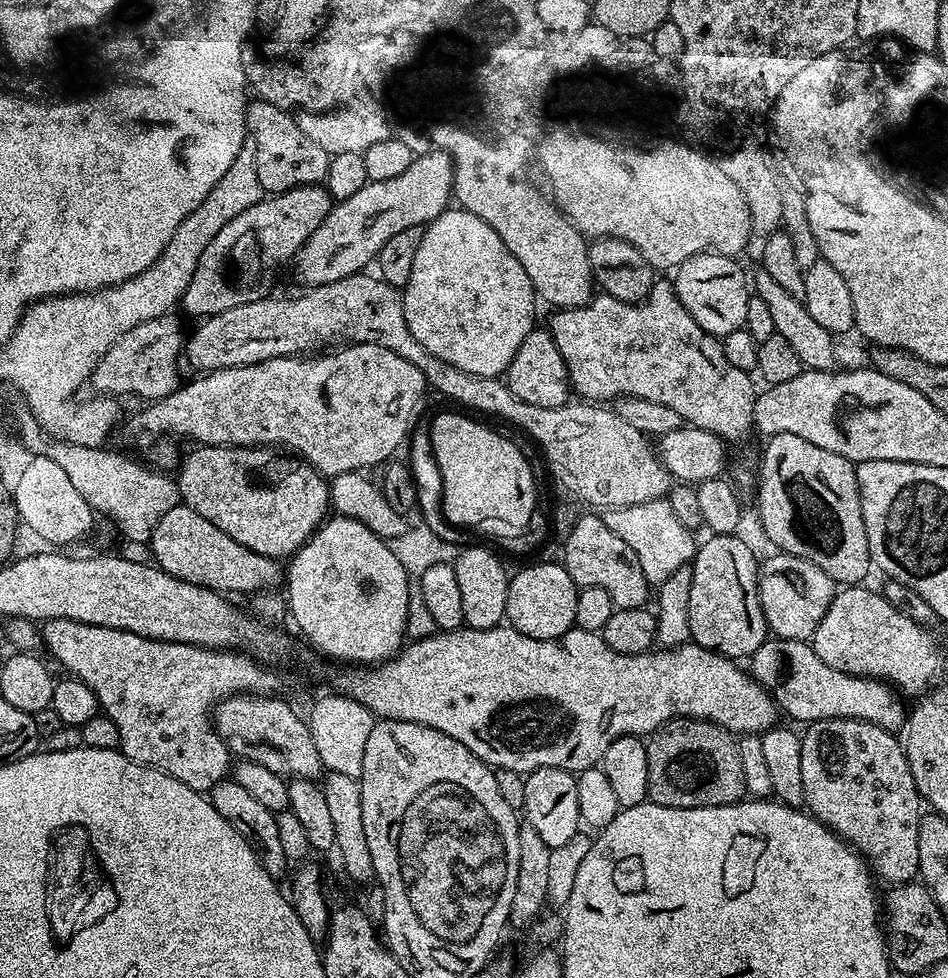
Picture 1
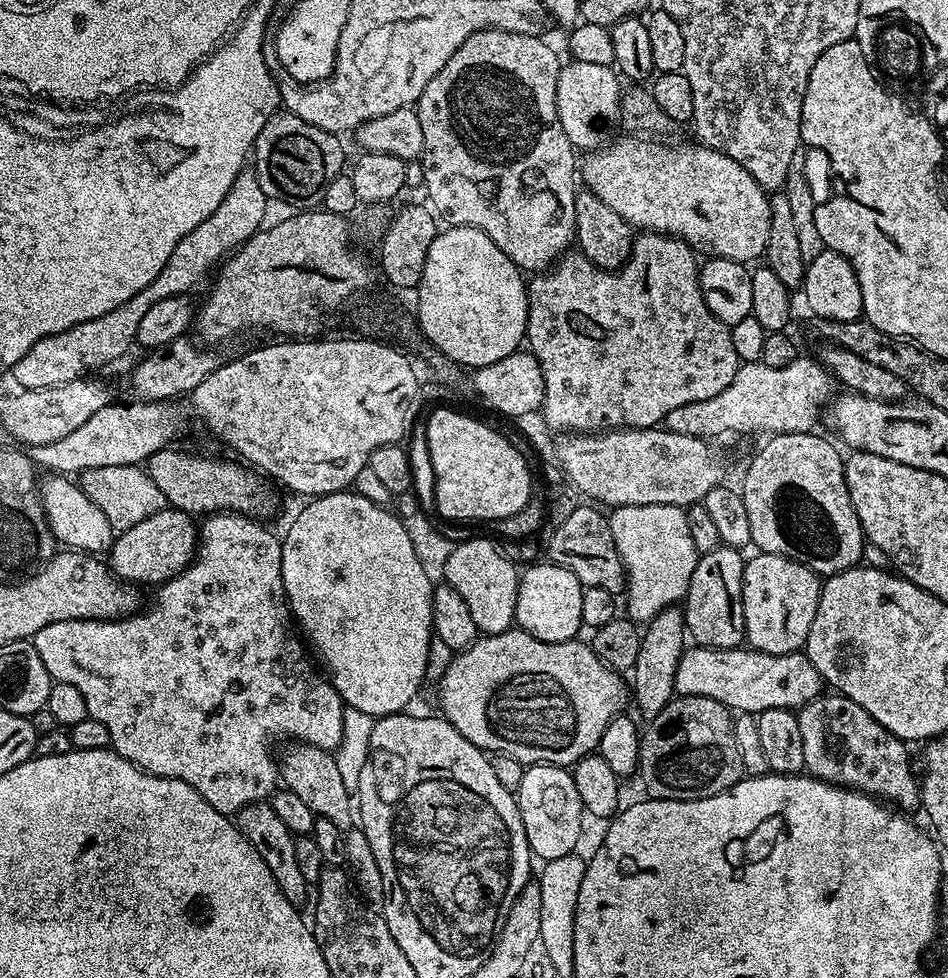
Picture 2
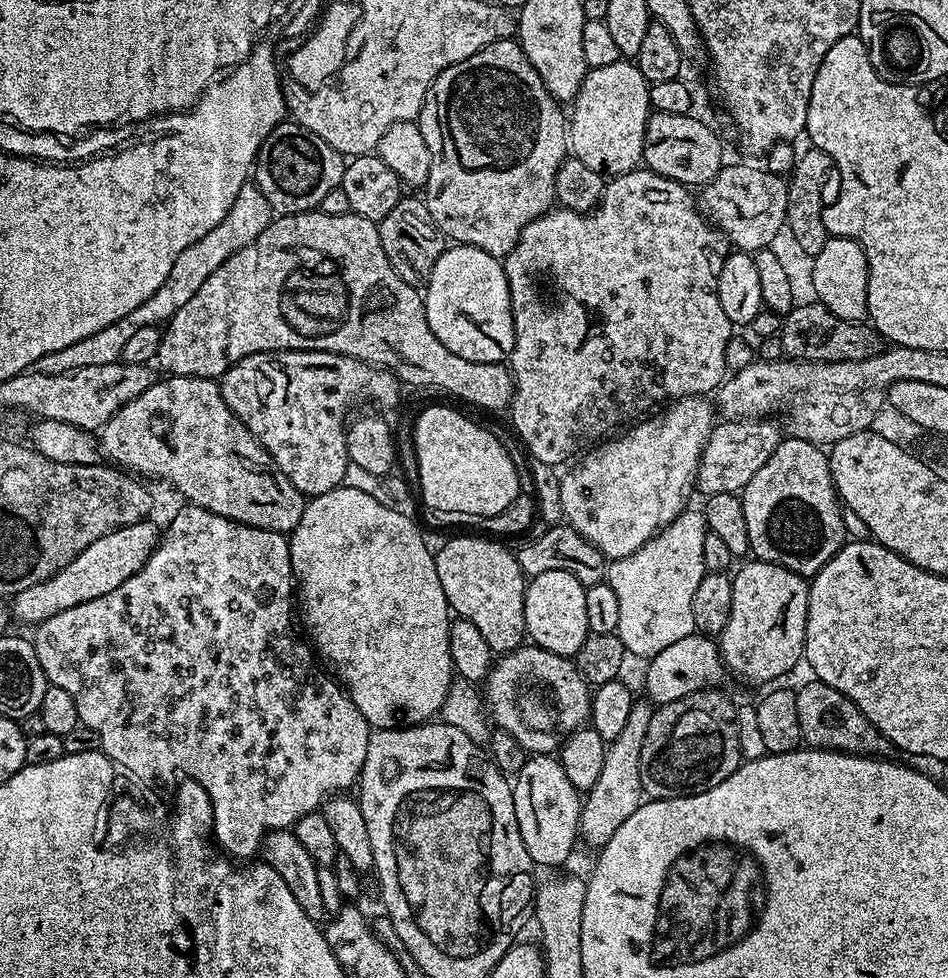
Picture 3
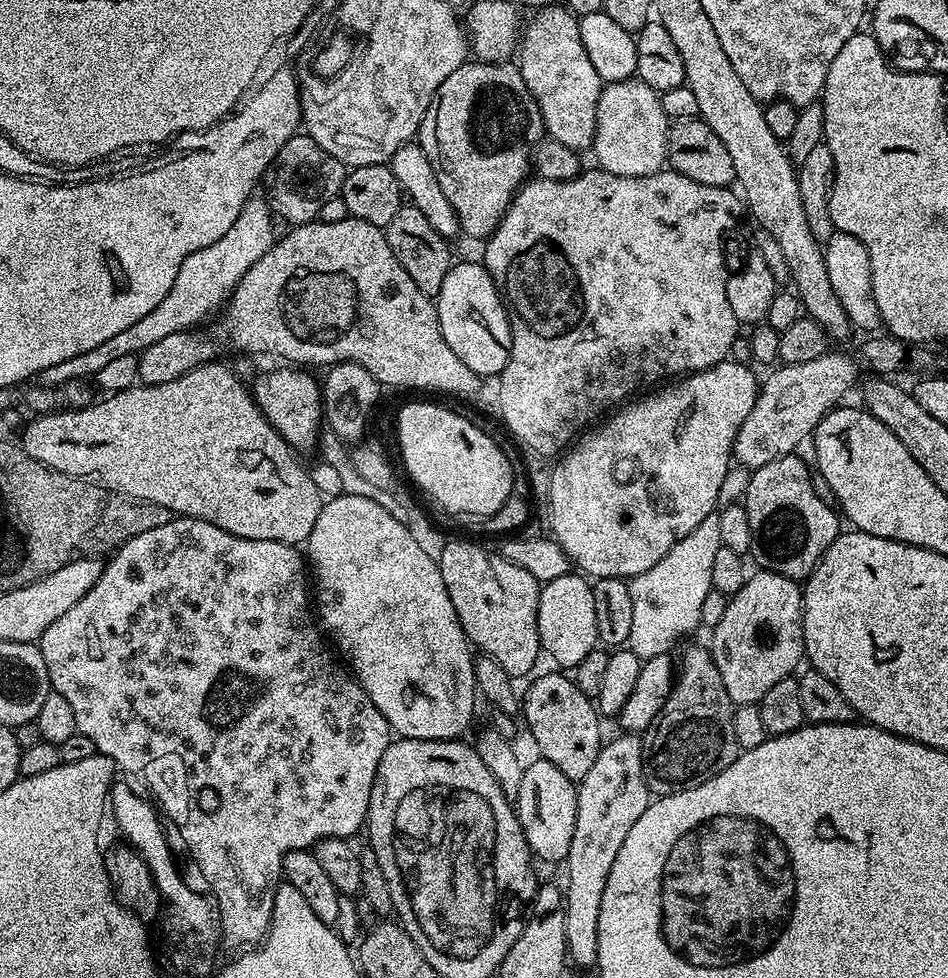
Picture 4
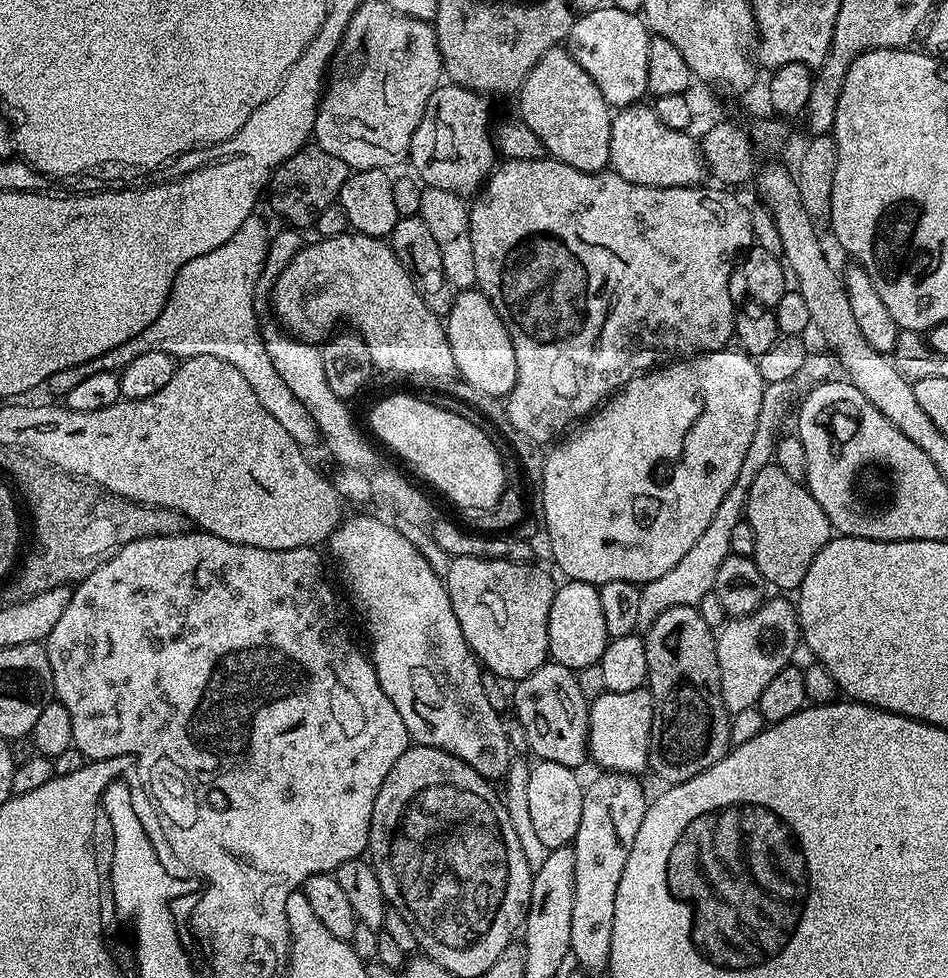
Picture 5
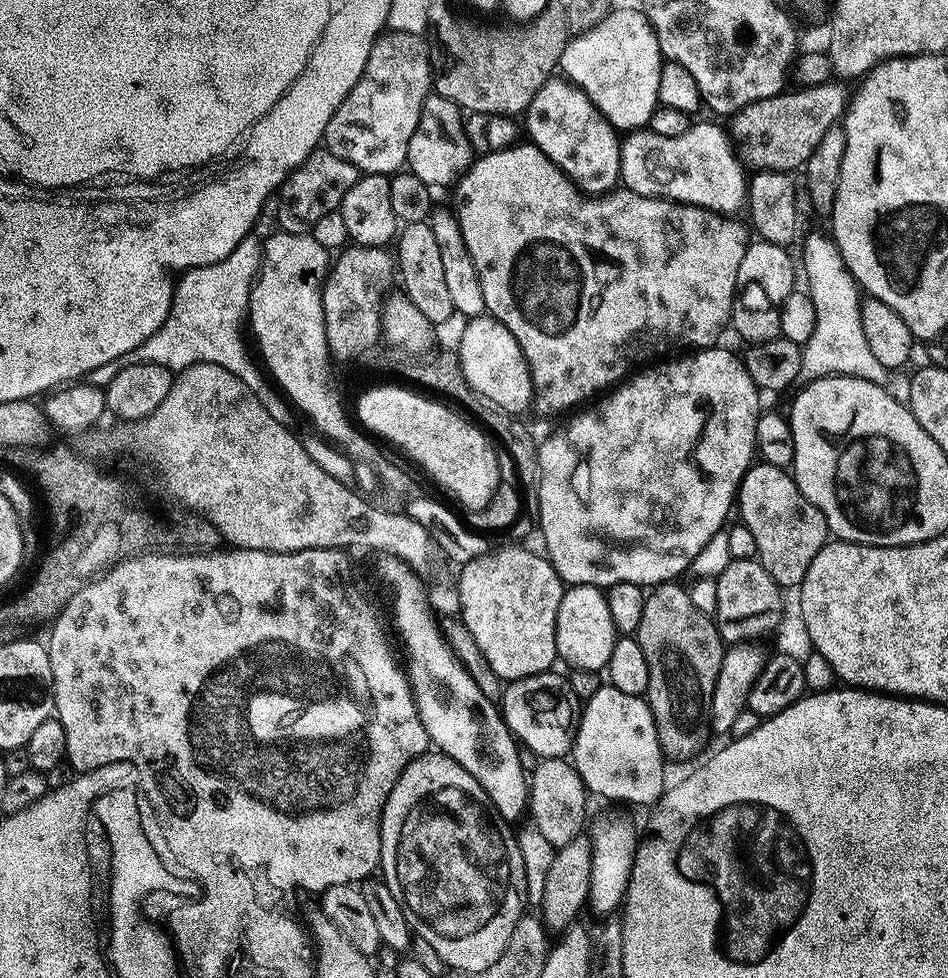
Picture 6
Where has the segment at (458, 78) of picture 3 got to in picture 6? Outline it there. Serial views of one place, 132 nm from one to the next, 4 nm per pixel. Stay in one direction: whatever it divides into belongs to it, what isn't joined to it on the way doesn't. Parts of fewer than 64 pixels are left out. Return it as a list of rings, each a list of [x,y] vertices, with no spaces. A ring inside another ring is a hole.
[[[430,94],[424,99],[424,107],[420,109],[420,121],[410,138],[406,168],[430,186],[448,183],[451,185],[460,178],[474,158],[472,148],[460,129],[459,115],[461,113],[456,104],[441,96]]]

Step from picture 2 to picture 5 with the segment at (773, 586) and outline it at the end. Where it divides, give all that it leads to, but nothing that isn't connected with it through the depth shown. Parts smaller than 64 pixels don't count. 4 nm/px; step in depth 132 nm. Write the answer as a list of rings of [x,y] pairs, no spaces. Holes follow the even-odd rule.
[[[771,600],[761,604],[758,611],[748,616],[729,619],[716,637],[716,653],[720,667],[720,693],[724,707],[729,713],[735,714],[747,708],[757,707],[762,690],[766,690],[767,684],[773,680],[774,674],[778,674],[778,670],[789,667],[791,660],[788,659],[796,652],[796,640],[798,644],[797,609],[793,605],[791,608],[784,600]]]

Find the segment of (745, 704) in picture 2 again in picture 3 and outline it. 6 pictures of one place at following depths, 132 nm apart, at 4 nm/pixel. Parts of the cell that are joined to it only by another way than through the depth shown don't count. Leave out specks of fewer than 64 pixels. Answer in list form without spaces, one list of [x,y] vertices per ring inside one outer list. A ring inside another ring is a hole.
[[[693,634],[686,638],[674,642],[671,646],[666,646],[666,650],[659,652],[657,656],[651,657],[647,661],[648,669],[644,672],[644,692],[653,705],[669,704],[678,702],[682,697],[689,696],[695,692],[701,692],[707,688],[716,688],[726,677],[724,661],[720,659],[720,650],[717,641],[707,634]]]

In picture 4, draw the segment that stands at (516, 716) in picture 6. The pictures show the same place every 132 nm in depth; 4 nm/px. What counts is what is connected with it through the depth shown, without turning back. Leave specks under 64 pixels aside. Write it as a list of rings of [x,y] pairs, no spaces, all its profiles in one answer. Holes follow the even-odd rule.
[[[552,670],[540,676],[522,696],[522,717],[528,723],[528,732],[536,743],[541,757],[550,761],[566,778],[579,782],[594,766],[602,747],[600,740],[600,723],[602,717],[594,703],[593,697],[578,690],[575,679],[560,670]]]

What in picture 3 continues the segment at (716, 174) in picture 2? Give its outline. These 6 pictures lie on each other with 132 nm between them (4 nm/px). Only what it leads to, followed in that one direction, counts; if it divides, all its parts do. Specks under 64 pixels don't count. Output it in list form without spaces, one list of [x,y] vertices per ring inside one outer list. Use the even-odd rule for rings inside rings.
[[[725,163],[720,173],[709,184],[703,185],[698,200],[709,221],[722,233],[733,249],[753,254],[769,247],[778,228],[786,223],[788,181],[783,176],[761,174],[748,176],[744,168]]]

